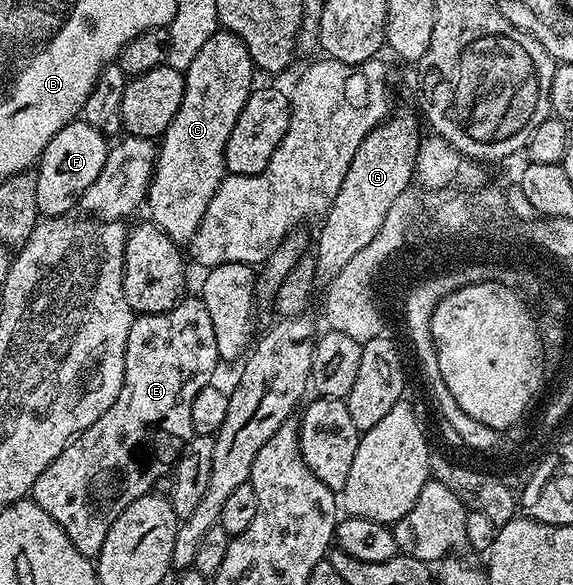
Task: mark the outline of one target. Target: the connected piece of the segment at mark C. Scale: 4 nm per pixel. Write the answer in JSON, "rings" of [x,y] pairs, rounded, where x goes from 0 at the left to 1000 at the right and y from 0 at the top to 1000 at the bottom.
{"rings":[[[380,53],[347,80],[333,115],[321,120],[323,161],[319,176],[312,176],[312,190],[305,190],[305,203],[291,217],[291,224],[277,236],[274,280],[267,285],[267,304],[260,308],[257,332],[258,369],[269,385],[276,385],[295,407],[311,415],[337,410],[340,395],[354,374],[354,361],[361,361],[361,347],[368,347],[368,333],[382,320],[382,313],[396,301],[393,285],[393,253],[396,238],[403,238],[403,224],[410,224],[410,210],[431,176],[435,161],[445,150],[442,140],[445,113],[431,80],[408,56]]]}

